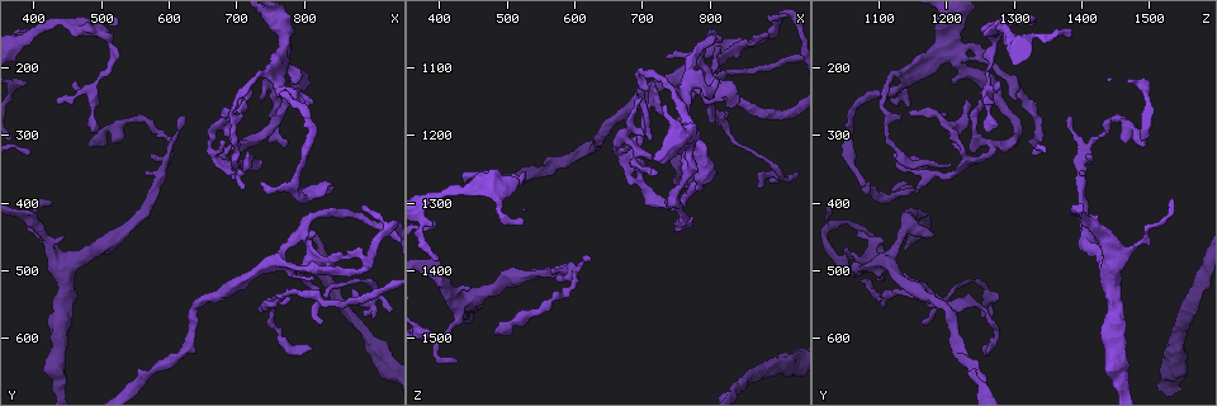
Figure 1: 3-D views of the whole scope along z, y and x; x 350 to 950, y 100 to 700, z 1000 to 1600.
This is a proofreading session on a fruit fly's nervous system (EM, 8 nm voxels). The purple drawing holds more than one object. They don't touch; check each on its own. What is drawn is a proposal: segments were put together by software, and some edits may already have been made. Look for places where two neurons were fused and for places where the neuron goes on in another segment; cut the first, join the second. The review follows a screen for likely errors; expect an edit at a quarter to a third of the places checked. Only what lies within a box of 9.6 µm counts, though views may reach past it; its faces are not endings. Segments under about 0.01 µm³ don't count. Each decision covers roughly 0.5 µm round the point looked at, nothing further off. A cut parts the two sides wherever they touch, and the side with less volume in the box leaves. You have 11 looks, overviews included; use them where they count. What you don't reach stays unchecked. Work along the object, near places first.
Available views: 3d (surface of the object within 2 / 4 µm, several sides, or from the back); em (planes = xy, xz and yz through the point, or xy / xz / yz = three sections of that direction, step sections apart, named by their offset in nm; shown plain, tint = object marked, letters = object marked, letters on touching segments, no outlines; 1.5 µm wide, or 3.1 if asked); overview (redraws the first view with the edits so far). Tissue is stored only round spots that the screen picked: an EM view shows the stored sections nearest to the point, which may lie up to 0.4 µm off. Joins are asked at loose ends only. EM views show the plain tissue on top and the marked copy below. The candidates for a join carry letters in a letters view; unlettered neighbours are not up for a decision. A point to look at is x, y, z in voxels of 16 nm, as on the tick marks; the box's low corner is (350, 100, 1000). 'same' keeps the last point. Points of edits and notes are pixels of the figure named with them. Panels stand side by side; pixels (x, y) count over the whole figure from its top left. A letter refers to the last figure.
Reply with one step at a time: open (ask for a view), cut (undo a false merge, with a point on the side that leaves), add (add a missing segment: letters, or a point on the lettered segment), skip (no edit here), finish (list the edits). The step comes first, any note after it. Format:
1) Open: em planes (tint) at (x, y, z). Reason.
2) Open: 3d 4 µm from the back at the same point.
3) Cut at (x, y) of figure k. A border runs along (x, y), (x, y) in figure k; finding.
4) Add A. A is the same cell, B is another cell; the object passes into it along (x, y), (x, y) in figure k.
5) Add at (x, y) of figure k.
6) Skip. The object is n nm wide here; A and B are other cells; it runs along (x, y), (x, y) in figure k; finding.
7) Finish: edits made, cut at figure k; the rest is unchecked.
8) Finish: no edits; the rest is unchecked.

Open: em xy step 8 (letters) at (810, 620, 1255). An open end.

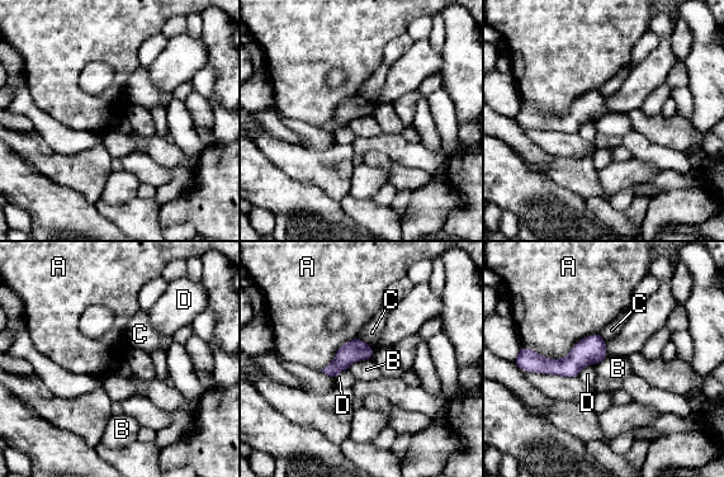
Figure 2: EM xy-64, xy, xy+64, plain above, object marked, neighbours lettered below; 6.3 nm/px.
Skip. The longest contact is with A, 460 nm; A, B, C and D are other cells; a border runs along (370, 357), (354, 360), (346, 368) in figure 2; no lettered segment goes on from it.

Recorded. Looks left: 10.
Open: em planes (letters) at (805, 445, 1185). Branch stops here.

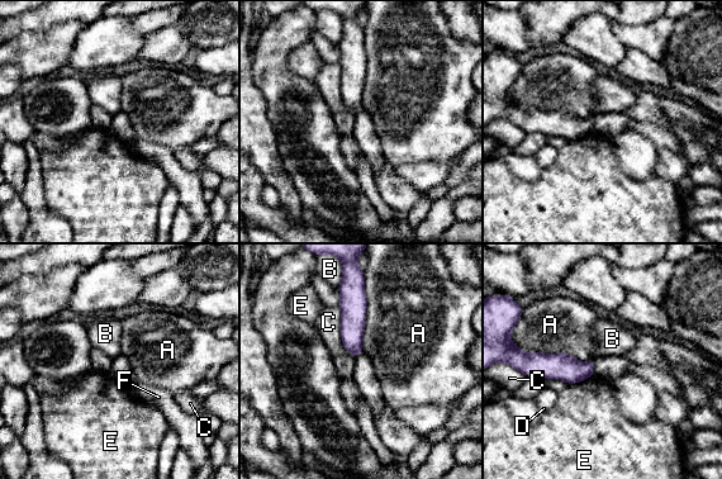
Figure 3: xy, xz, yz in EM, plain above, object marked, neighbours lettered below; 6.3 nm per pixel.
Skip. A, B, C, D, E and F are other cells; a border runs along (338, 307), (341, 344), (354, 356) in figure 3; no lettered segment goes on from it.

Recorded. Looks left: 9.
Open: em planes (tint) at (815, 250, 1115). Free end.

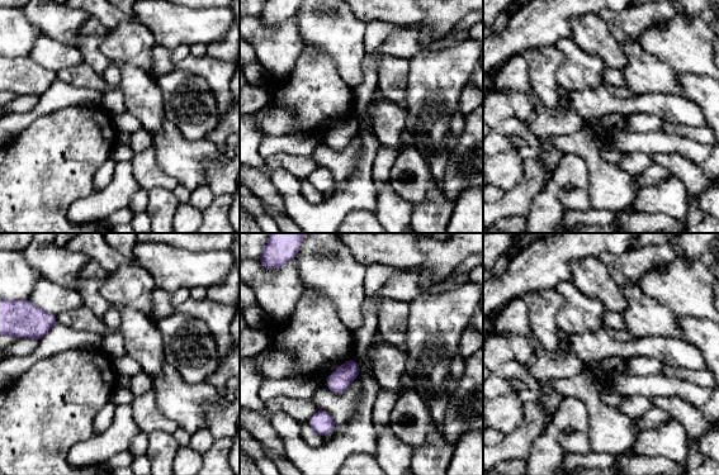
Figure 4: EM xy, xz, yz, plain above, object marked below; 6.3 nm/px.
Open: em planes (letters) at the same point. What lies round it.

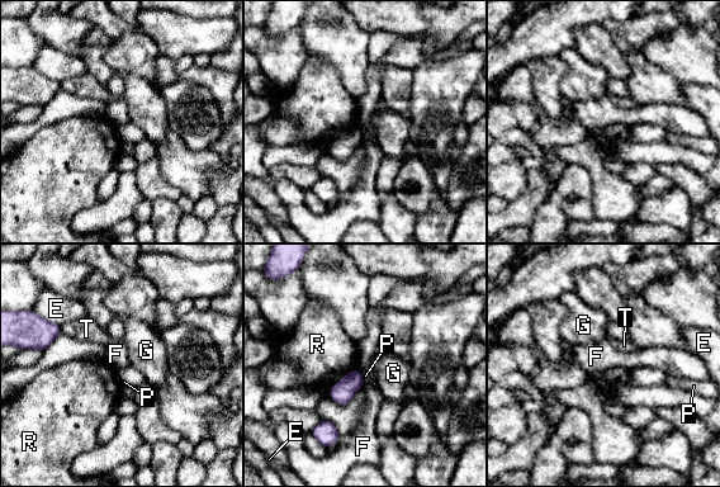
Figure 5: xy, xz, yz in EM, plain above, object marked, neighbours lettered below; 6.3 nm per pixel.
Skip. E, F, G, P, R and T are other cells; a border runs along (364, 381), (360, 387) in figure 5; no lettered segment goes on from it.

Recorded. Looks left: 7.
Open: em planes (letters) at (810, 445, 1070). Branch stops here.

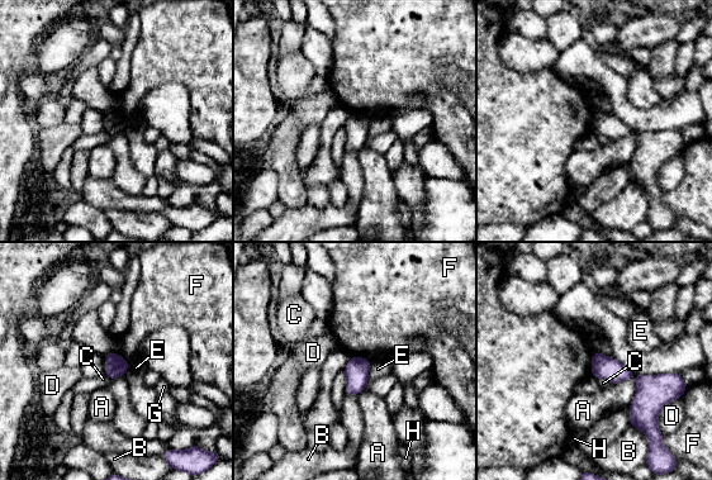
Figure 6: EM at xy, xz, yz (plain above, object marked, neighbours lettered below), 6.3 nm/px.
Skip. A, B, C, D, E, F, G and H are other cells; a border runs along (593, 352), (589, 371) in figure 6; none of them fits.

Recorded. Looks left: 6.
Open: 3d 2 µm at (500, 295, 1265). Tapers out.

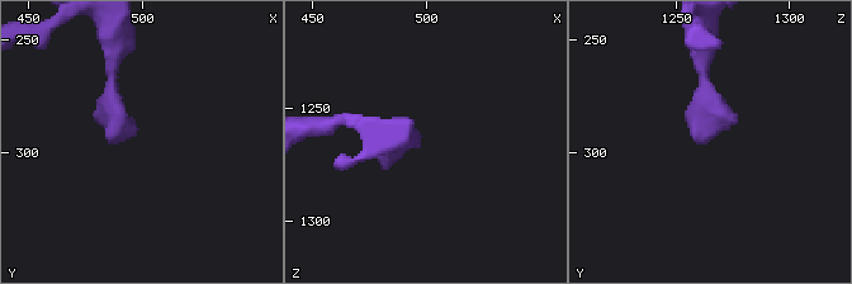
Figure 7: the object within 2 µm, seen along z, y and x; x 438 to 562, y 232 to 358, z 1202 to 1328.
Open: em yz step 4 (letters) at (496, 294, 1264). Now the EM.

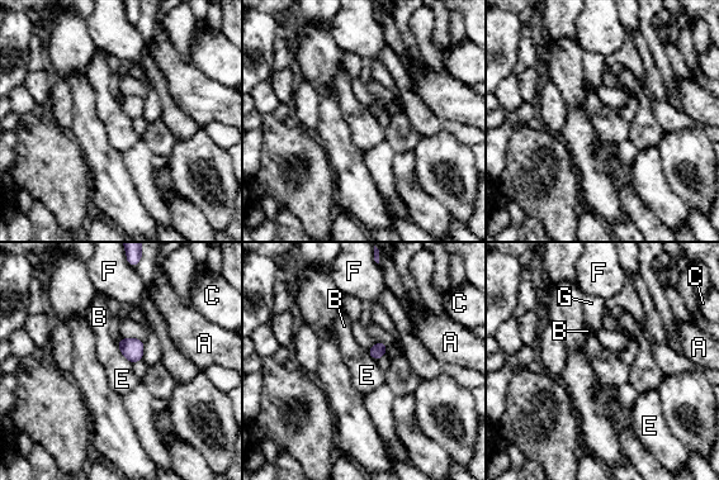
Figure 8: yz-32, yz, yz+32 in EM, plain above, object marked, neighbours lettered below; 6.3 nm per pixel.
Open: em planes (letters) at the same point. Another direction.

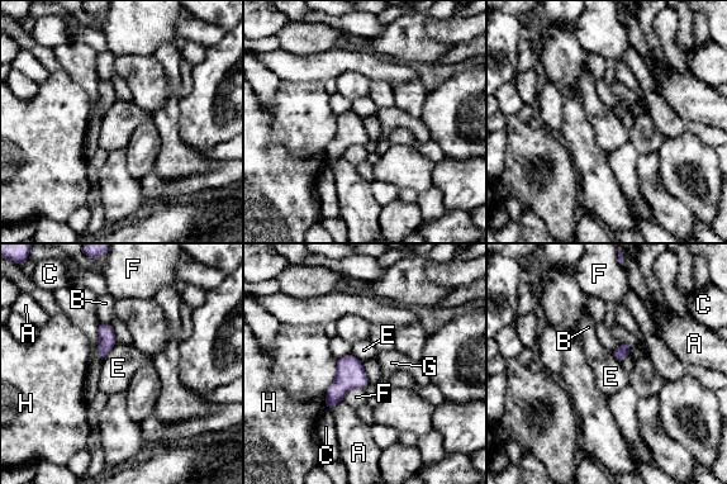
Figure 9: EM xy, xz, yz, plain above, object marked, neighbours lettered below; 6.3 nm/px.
Skip. A, B, C, E, F, G and H are other cells; a border runs along (631, 350), (621, 361) in figure 9; no lettered segment goes on from it.

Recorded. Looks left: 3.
Finish: no edits; the rest is unchecked.

